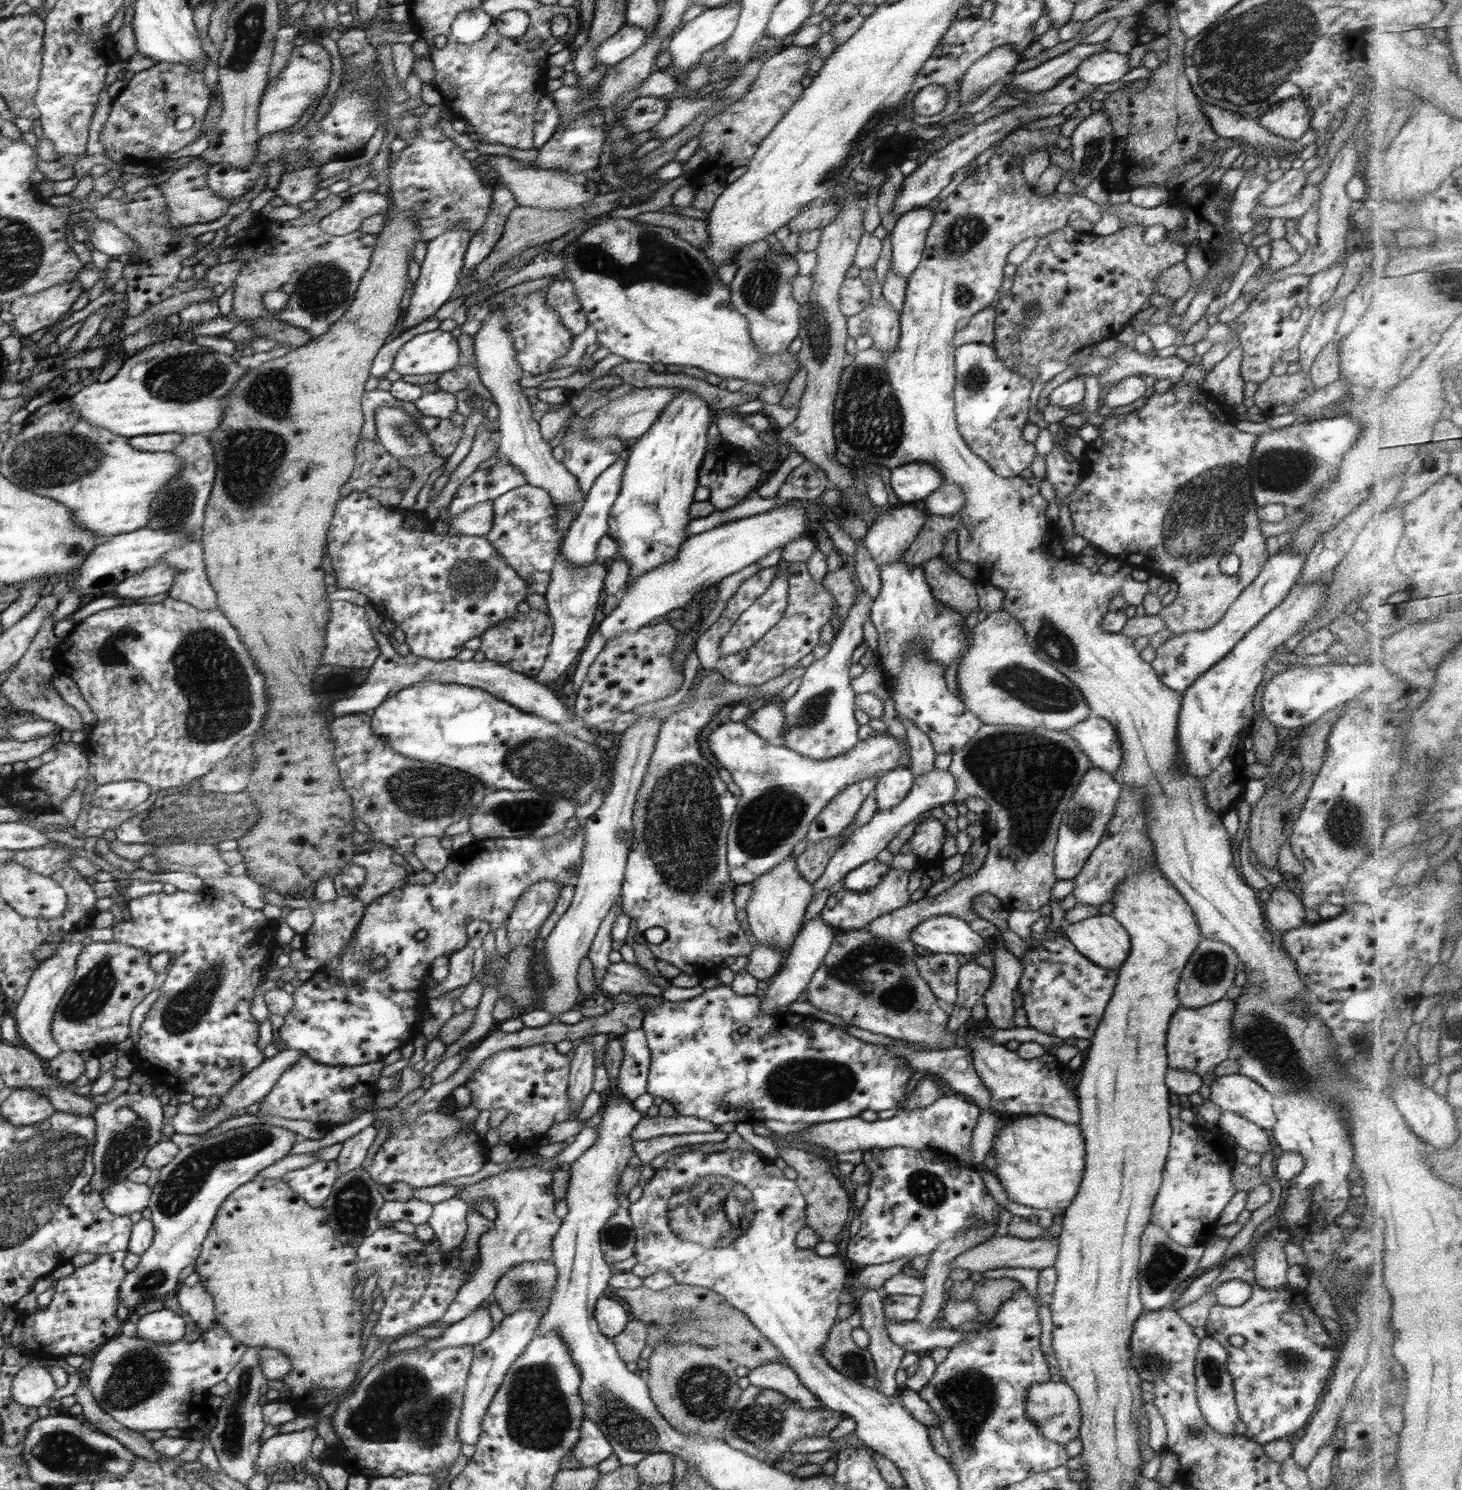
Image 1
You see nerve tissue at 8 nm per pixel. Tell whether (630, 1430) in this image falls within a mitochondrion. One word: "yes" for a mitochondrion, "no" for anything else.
yes

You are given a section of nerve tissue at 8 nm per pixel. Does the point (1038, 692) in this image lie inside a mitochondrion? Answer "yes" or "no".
yes

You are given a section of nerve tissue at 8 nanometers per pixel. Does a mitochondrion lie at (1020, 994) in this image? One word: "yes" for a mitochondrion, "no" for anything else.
no

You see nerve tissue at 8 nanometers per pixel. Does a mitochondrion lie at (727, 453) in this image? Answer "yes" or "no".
no

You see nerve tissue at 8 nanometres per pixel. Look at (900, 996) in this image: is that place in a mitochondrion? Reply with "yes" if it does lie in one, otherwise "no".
yes

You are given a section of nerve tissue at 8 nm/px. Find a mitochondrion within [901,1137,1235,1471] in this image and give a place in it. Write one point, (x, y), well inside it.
(968, 1397)

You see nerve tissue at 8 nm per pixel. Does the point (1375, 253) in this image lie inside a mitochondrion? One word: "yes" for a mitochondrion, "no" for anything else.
no

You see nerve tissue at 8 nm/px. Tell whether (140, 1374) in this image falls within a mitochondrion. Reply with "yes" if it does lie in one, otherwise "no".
yes

